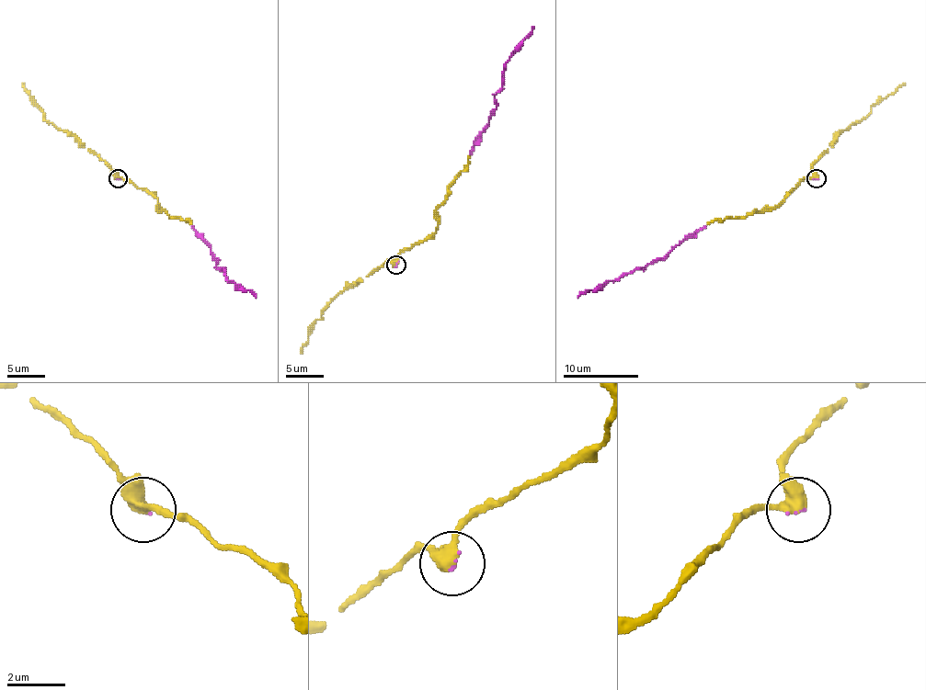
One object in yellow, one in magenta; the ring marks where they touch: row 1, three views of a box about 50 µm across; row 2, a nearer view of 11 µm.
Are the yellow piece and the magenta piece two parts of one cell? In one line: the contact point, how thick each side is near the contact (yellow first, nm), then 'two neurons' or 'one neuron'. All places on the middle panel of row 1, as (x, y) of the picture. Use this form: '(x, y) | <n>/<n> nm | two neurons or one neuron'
(395, 265) | 400/70 nm | one neuron

